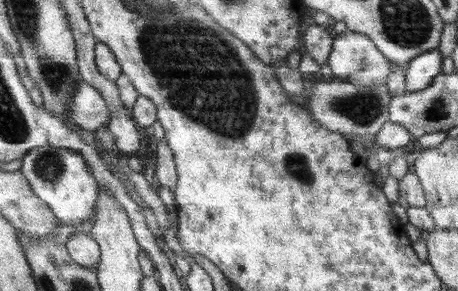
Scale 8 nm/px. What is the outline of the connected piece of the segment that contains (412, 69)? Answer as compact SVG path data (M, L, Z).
M438 49L414 56L404 67L405 93L427 88L430 81L442 73L441 57Z

